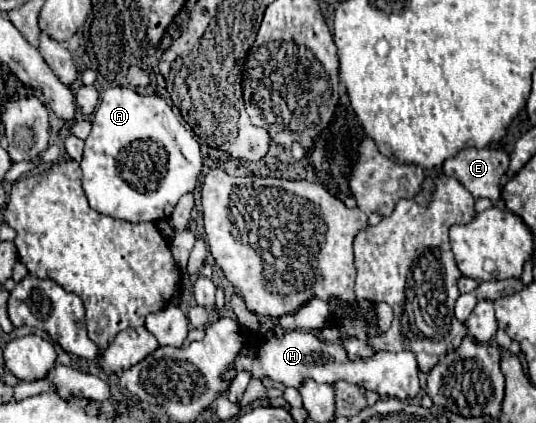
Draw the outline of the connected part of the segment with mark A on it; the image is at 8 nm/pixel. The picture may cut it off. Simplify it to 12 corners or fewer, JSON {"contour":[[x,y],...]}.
{"contour":[[101,92],[81,170],[95,212],[167,220],[199,142],[161,96]]}

